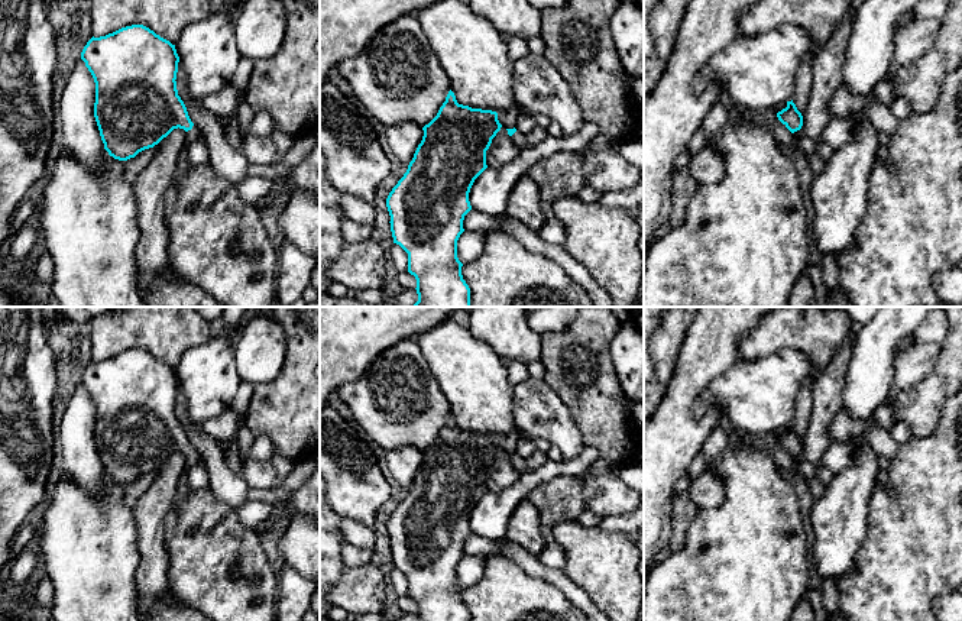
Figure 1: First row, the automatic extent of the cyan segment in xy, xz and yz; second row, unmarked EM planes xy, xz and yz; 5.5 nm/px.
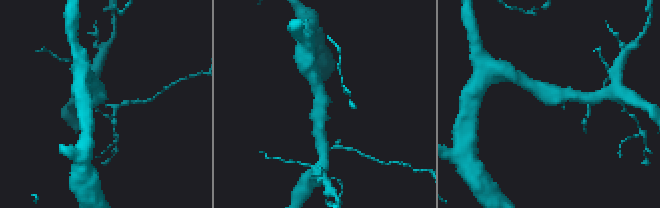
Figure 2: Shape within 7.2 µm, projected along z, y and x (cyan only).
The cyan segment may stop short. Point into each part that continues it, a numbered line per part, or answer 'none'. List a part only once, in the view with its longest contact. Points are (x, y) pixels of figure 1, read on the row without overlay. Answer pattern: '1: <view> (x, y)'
1: xy (194, 458)

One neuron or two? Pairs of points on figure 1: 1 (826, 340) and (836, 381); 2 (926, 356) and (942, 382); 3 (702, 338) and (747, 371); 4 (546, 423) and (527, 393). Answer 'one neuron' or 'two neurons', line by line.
1: two neurons
2: two neurons
3: two neurons
4: one neuron

